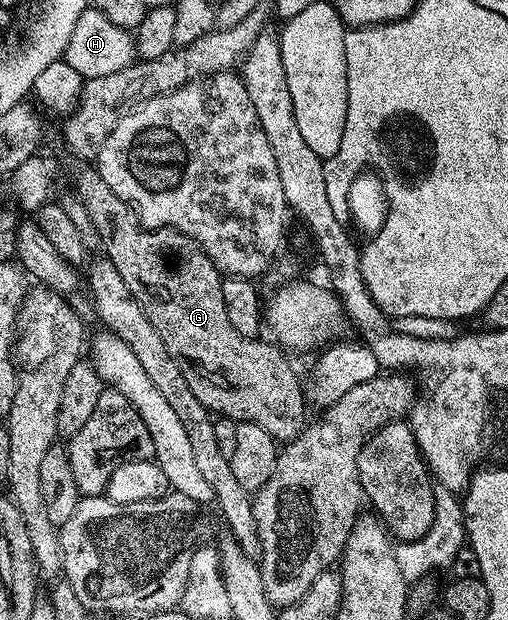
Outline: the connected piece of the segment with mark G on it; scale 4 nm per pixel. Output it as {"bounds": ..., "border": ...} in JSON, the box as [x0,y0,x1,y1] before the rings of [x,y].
{"bounds":[75,167,307,443],"border":[[[95,167],[78,171],[75,196],[83,203],[86,213],[90,216],[91,223],[95,223],[95,231],[101,237],[104,256],[108,257],[109,261],[115,263],[115,269],[119,271],[123,283],[127,283],[127,291],[131,291],[131,295],[139,303],[139,307],[143,307],[147,319],[151,319],[151,327],[155,327],[155,331],[159,331],[159,339],[163,339],[167,351],[172,357],[177,358],[181,374],[187,379],[187,387],[191,387],[191,391],[195,391],[195,399],[199,399],[199,403],[203,403],[203,407],[208,409],[210,414],[217,417],[227,417],[230,421],[238,423],[246,421],[247,423],[255,423],[255,427],[263,427],[263,431],[267,431],[267,435],[271,435],[274,441],[278,443],[294,441],[307,424],[307,416],[305,417],[307,402],[305,400],[302,378],[300,376],[297,378],[297,373],[293,370],[292,363],[284,357],[286,354],[276,344],[264,345],[261,339],[244,337],[239,335],[239,331],[235,331],[235,327],[231,327],[231,323],[227,319],[227,307],[223,307],[223,287],[221,286],[223,274],[217,270],[213,260],[201,250],[201,246],[188,237],[187,234],[181,233],[177,229],[151,229],[142,225],[137,210],[123,199],[119,199],[119,195],[115,195],[115,191],[111,191],[111,187],[107,187],[107,183],[103,183],[101,173]]]}

